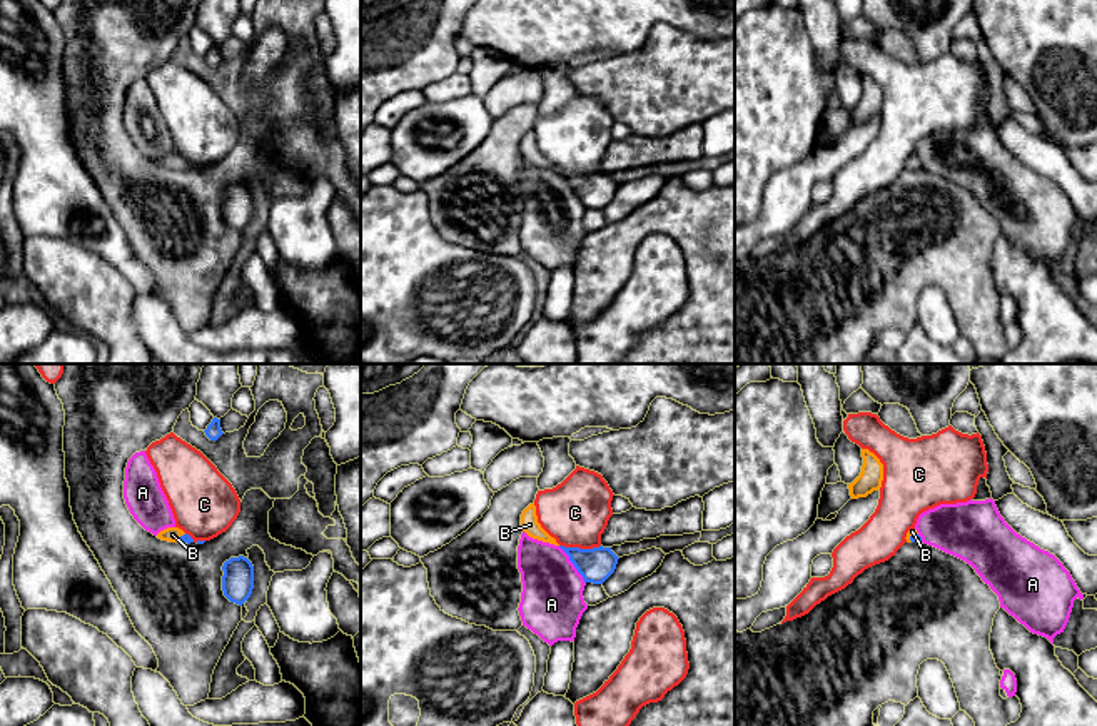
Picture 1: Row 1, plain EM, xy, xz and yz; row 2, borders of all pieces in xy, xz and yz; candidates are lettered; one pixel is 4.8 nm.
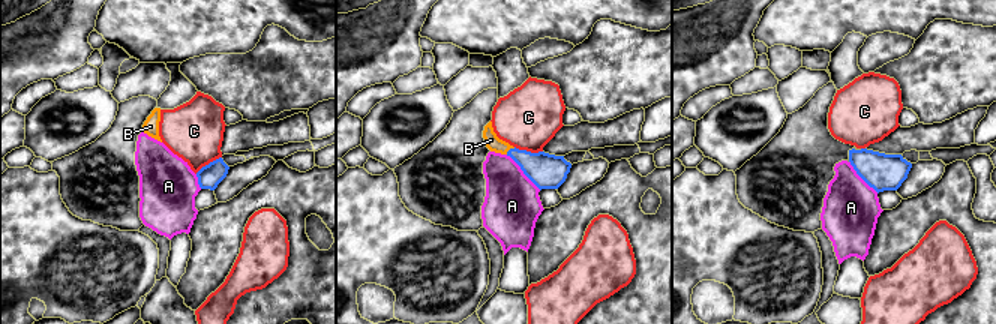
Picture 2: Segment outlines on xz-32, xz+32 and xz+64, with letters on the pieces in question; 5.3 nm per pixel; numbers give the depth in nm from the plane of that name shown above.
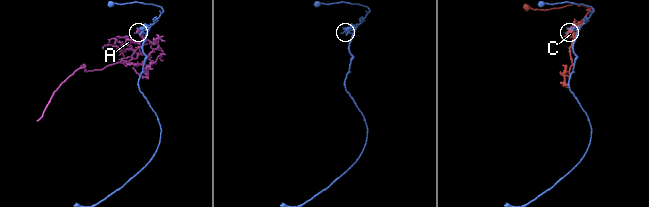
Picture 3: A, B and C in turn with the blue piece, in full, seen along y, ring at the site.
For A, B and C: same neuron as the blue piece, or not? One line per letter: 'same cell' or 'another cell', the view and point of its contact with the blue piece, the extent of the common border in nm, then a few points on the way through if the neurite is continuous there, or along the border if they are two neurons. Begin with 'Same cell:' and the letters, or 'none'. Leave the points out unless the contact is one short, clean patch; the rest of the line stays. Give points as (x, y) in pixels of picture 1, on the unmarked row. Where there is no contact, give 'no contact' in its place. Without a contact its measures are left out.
Same cell: B
A: another cell; contact xz (573, 189); length 220 nm
B: same cell; contact yz (912, 161); length 60 nm; way yz (914, 164), (912, 161), (912, 157)
C: another cell; contact xz (578, 174); length 200 nm

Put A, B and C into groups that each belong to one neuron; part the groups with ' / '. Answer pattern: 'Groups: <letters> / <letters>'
Groups: A / B / C

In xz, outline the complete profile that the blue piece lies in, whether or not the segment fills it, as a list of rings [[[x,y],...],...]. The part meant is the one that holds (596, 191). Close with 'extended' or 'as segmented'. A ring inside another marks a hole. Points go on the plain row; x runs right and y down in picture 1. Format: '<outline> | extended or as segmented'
[[[603,172],[593,175],[559,174],[569,182],[584,209],[593,210],[603,210],[614,199],[619,185],[611,174]]] | as segmented

